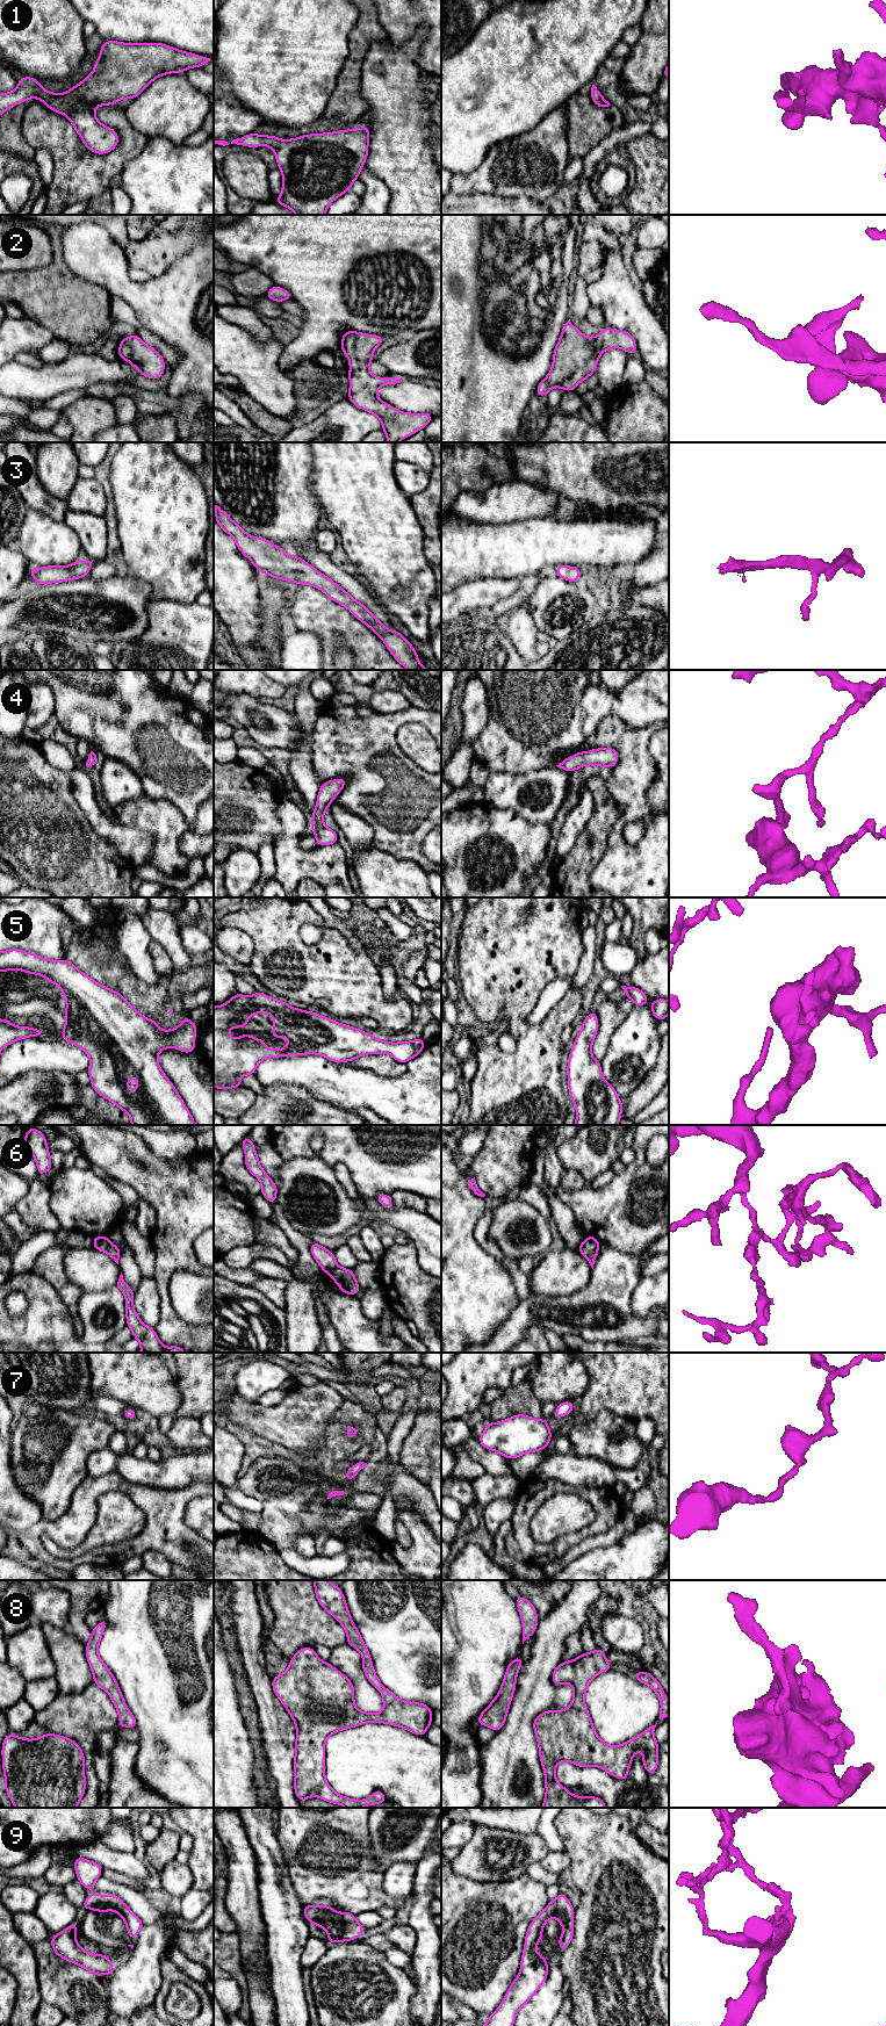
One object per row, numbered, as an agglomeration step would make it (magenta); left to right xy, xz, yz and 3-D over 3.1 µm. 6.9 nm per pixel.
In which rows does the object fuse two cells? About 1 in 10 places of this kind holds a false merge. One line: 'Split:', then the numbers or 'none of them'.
Split: 6

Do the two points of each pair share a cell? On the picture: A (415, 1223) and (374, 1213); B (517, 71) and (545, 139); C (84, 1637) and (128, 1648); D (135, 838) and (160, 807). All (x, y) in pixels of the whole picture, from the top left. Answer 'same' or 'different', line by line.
A: same
B: different
C: different
D: different

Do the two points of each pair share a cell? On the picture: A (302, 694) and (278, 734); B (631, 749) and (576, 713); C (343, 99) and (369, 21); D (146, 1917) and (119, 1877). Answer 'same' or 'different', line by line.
A: different
B: different
C: same
D: different

